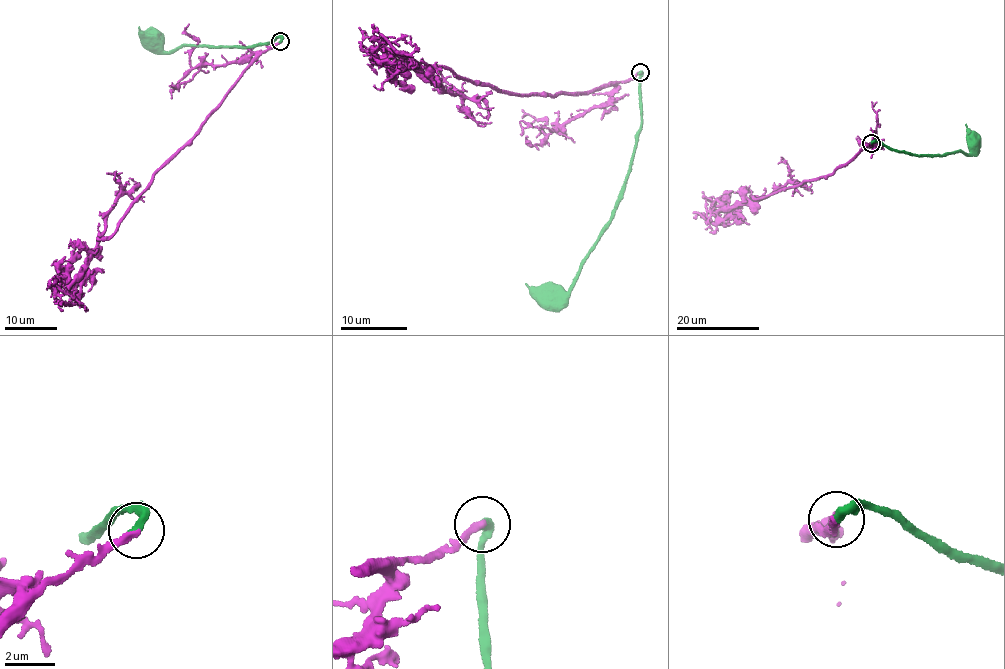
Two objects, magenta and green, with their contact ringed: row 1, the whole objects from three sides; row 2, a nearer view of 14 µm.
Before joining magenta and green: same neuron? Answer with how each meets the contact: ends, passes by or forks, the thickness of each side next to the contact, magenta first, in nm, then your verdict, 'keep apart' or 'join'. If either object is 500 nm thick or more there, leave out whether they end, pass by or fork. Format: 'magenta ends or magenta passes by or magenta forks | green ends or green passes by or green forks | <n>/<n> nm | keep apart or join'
magenta ends | green ends | 240/360 nm | join

